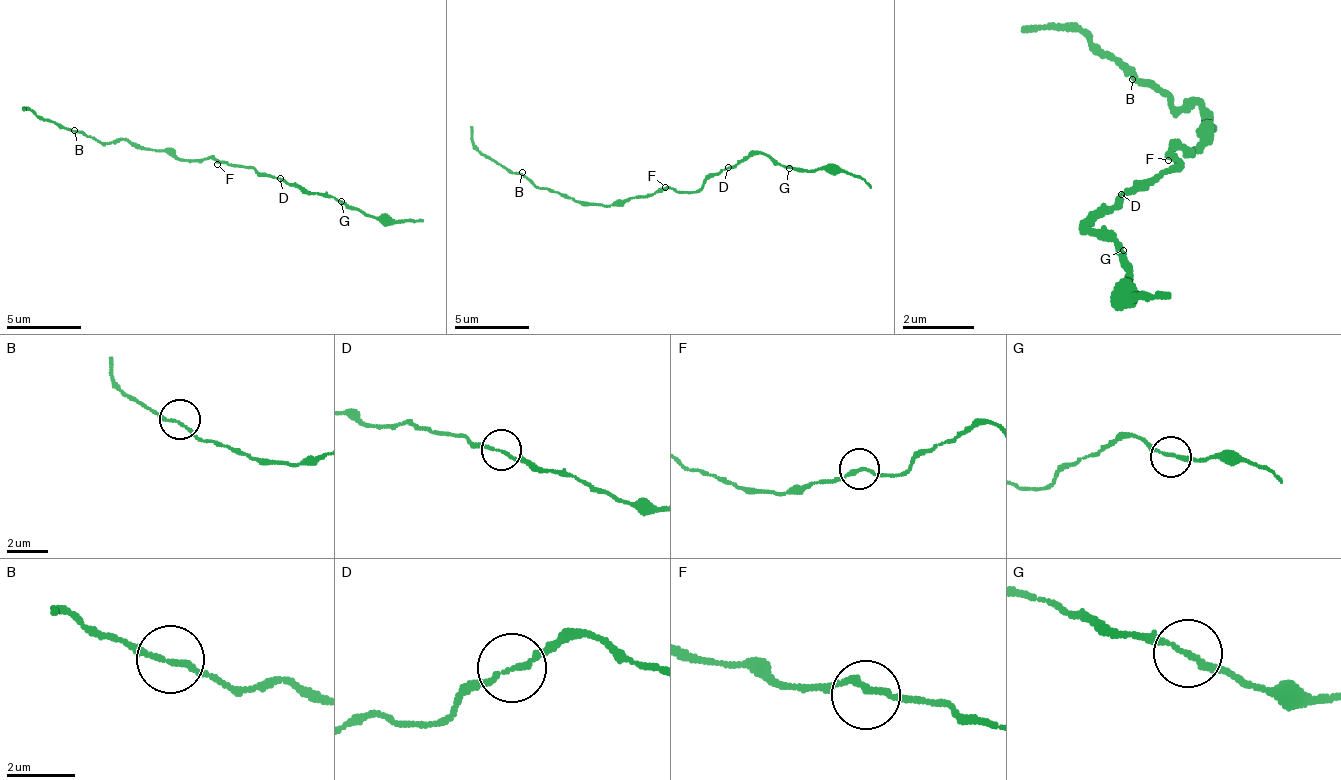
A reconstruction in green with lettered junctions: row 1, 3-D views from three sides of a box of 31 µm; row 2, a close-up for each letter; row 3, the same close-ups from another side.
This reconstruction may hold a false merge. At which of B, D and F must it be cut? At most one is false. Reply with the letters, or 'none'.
none

